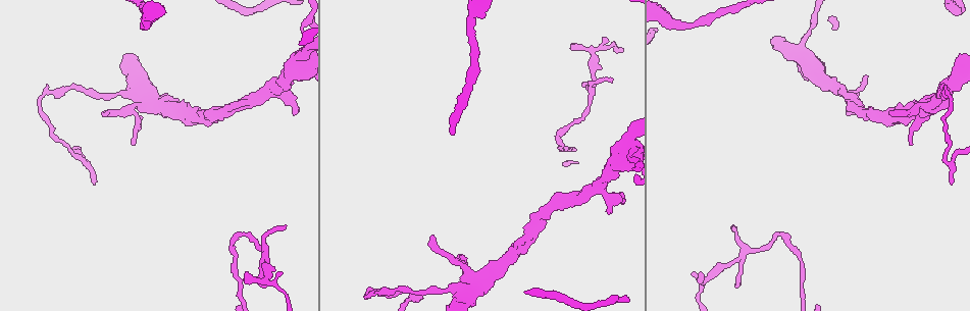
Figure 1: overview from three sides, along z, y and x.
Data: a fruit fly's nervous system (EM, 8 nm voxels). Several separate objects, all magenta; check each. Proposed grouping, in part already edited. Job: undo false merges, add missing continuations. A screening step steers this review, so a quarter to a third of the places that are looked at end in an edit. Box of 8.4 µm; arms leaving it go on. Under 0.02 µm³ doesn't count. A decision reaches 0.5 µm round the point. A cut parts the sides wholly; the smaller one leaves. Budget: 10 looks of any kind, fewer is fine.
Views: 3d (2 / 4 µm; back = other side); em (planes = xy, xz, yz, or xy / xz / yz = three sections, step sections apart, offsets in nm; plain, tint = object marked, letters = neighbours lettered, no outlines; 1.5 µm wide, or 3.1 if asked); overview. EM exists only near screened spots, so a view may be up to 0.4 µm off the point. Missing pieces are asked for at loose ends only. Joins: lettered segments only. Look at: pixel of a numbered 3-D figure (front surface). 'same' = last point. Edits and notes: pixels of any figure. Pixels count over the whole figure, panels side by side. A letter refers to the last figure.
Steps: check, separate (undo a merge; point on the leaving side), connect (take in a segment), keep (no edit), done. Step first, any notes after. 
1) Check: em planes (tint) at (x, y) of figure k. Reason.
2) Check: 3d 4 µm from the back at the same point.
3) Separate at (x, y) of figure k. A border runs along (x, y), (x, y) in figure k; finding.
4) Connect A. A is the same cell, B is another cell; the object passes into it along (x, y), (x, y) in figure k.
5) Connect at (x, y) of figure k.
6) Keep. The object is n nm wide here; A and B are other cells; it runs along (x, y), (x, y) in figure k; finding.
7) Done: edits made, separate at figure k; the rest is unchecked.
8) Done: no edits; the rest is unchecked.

Check: 3d 4 µm at (949, 98) of figure 1. Sharp bend.

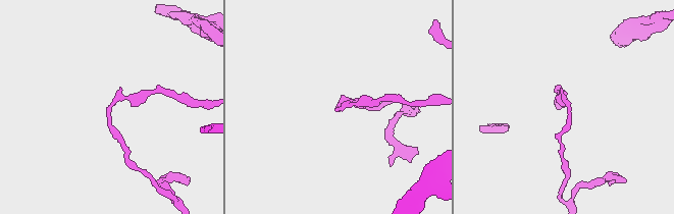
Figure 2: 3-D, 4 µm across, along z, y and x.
Check: em planes (plain) at (111, 106) of figure 2.

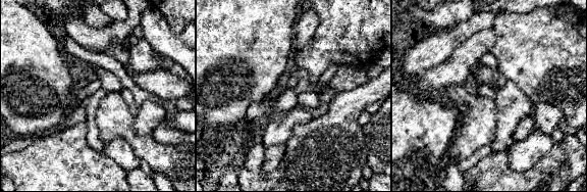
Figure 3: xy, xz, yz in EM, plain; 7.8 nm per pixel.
Check: em planes (letters) at the same point. See the neighbours.

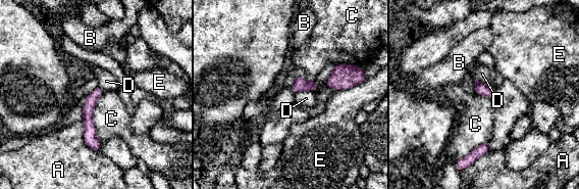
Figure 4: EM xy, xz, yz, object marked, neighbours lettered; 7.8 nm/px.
Keep. The object is 90 nm wide here; A, B, C, D and E are other cells; it runs along (98, 90), (88, 107), (98, 148) in figure 4; all the same neuron.

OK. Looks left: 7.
Check: em planes (letters) at (910, 142) of figure 1. Thin end.

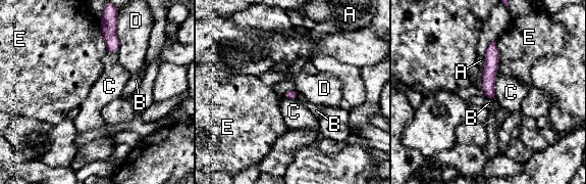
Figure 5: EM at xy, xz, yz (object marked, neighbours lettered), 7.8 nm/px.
Keep. A, B, C, D and E are other cells; a border runs along (115, 29), (118, 41), (117, 52) in figure 5; none of them fits.

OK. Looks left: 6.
Check: em xz step 8 (tint) at (144, 22) of figure 1. Thick turns thin.

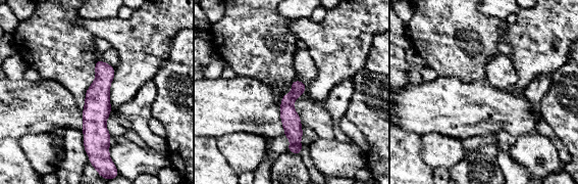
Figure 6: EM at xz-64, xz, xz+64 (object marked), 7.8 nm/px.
Check: em planes (letters) at the same point.

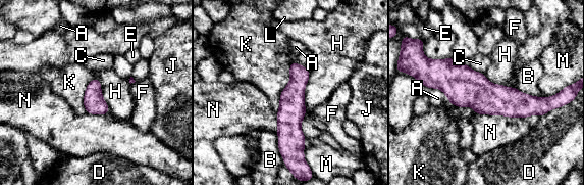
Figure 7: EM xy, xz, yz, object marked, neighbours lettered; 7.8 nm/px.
Keep. A, B, C, D, E, F, H, J, K, L, M and N are other cells; a border runs along (310, 71), (304, 92), (305, 108) in figure 7; continuous, no second neuron.

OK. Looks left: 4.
Check: 3d 2 µm at (701, 272) of figure 1. Thin end.

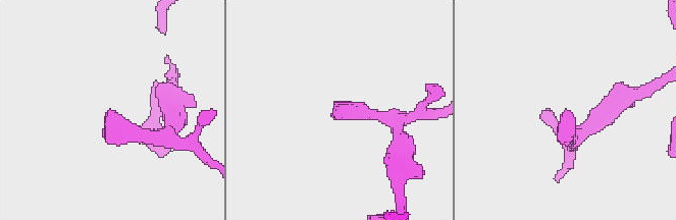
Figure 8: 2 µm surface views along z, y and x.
Check: em planes (letters) at (110, 110) of figure 8. Shape alone is not enough.

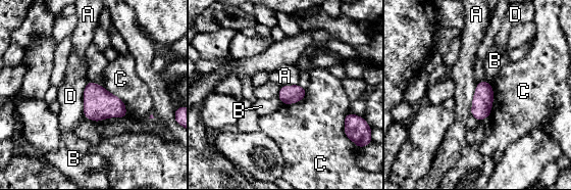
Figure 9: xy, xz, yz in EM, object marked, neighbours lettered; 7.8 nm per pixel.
Keep. A, B, C and D are other cells; a border runs along (277, 97), (283, 103) in figure 9; none of them fits.

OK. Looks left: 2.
Done: no edits; the rest is unchecked.

